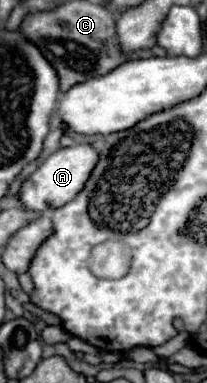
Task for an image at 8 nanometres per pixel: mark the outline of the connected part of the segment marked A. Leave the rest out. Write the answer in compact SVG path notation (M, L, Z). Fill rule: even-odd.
M83 143L73 147L63 147L55 153L51 153L33 173L33 179L29 179L21 191L21 205L31 211L51 211L57 207L63 207L65 203L73 201L75 195L83 189L83 183L87 183L91 171L95 169L95 163L99 161L99 153L95 147Z

